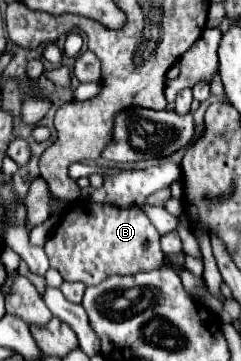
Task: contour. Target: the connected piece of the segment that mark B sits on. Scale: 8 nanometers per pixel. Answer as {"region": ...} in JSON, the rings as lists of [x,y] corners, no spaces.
{"region":[[[90,204],[86,210],[72,208],[60,218],[44,250],[50,258],[50,266],[56,268],[66,282],[82,282],[86,286],[100,284],[114,274],[132,276],[148,272],[164,262],[160,234],[138,206],[118,208],[112,204]]]}

